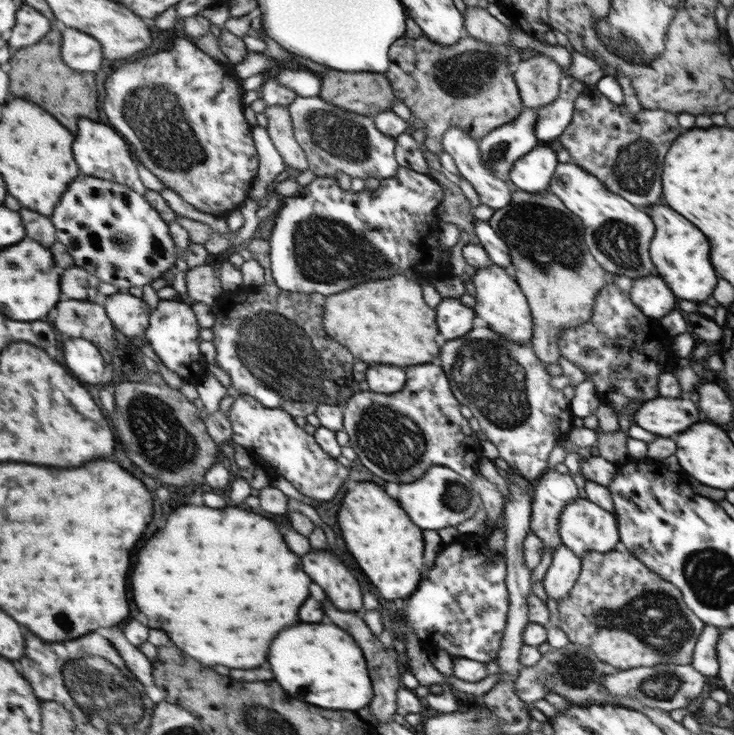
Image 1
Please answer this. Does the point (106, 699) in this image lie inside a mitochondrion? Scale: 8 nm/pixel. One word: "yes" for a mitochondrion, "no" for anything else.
yes

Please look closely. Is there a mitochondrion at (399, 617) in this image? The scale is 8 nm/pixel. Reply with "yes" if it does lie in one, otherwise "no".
no

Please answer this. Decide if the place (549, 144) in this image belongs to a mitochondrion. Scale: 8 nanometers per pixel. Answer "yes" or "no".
no

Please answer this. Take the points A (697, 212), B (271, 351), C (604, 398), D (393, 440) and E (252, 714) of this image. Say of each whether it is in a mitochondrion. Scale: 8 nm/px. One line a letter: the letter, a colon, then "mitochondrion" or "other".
A: other
B: mitochondrion
C: other
D: mitochondrion
E: mitochondrion

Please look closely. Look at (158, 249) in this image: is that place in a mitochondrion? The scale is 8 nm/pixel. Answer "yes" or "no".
no

